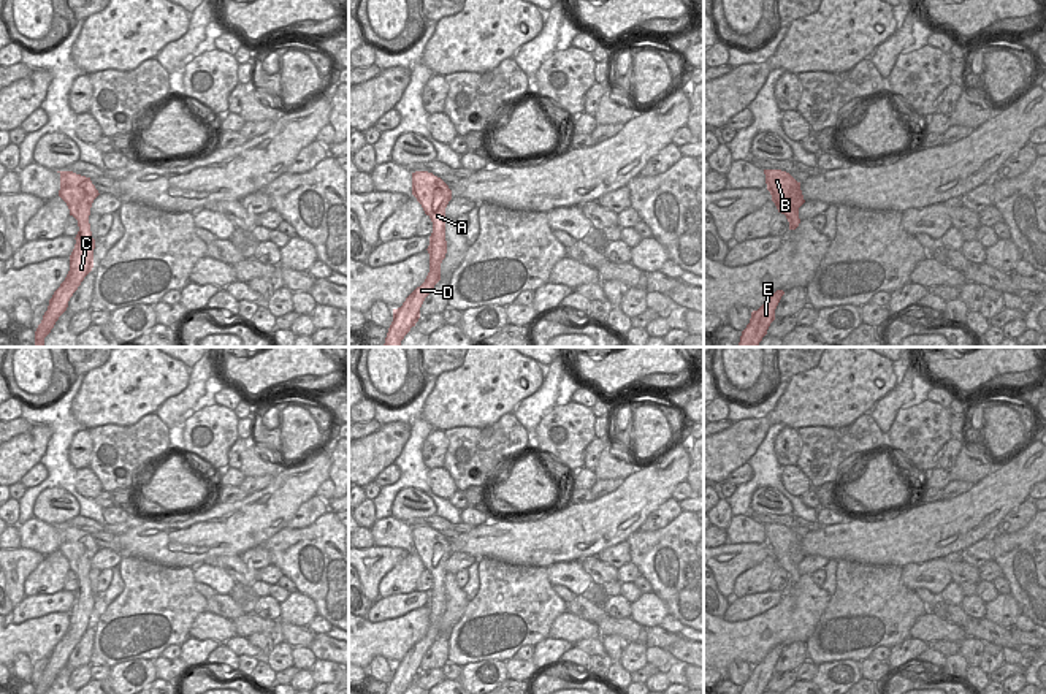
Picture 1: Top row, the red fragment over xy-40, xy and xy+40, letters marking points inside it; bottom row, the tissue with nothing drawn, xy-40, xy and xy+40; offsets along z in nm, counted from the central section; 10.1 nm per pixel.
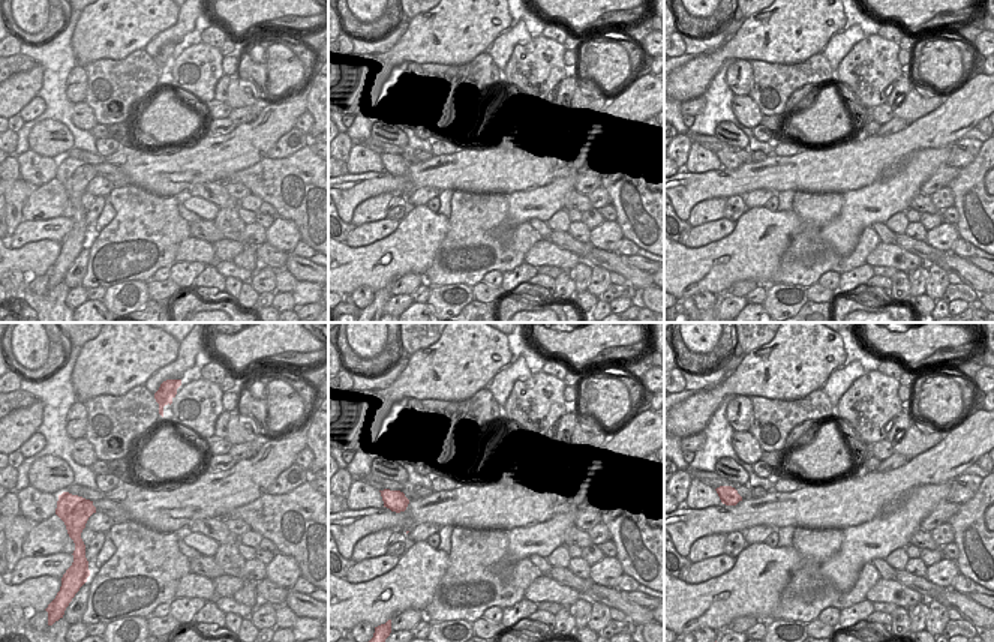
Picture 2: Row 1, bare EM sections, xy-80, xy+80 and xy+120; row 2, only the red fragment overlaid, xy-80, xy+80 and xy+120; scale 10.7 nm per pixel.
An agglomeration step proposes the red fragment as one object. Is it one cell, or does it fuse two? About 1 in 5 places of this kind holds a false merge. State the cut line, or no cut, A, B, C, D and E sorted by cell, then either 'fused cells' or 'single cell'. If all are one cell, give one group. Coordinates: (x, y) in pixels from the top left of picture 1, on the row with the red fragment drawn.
no cut | A B C D E | single cell

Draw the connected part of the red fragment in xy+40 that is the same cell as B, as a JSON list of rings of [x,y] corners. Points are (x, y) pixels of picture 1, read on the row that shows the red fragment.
[[[764,170],[764,174],[772,201],[778,212],[786,215],[789,230],[796,230],[800,223],[799,208],[805,203],[800,182],[781,170]]]

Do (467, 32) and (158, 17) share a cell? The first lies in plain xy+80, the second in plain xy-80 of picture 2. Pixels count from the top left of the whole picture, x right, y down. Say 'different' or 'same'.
same

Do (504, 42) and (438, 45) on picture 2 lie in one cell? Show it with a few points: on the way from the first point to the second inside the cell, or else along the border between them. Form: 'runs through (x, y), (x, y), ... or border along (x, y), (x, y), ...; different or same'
border along (508, 26), (486, 50); different

